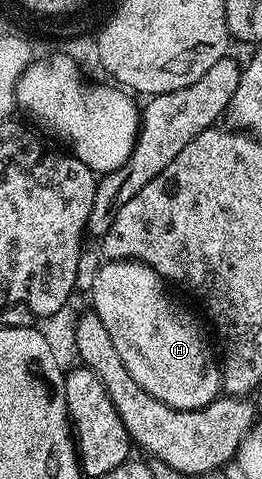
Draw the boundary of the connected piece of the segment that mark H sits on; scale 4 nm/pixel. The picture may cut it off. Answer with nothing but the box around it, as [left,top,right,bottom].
[91,260,223,410]

